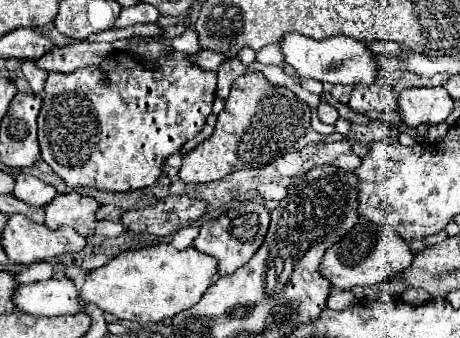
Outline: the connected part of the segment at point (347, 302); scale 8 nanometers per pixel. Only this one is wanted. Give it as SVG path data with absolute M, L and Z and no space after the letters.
M332 290L326 306L332 308L332 310L344 310L344 308L350 308L352 304L356 304L356 302L358 302L358 298L350 290Z

